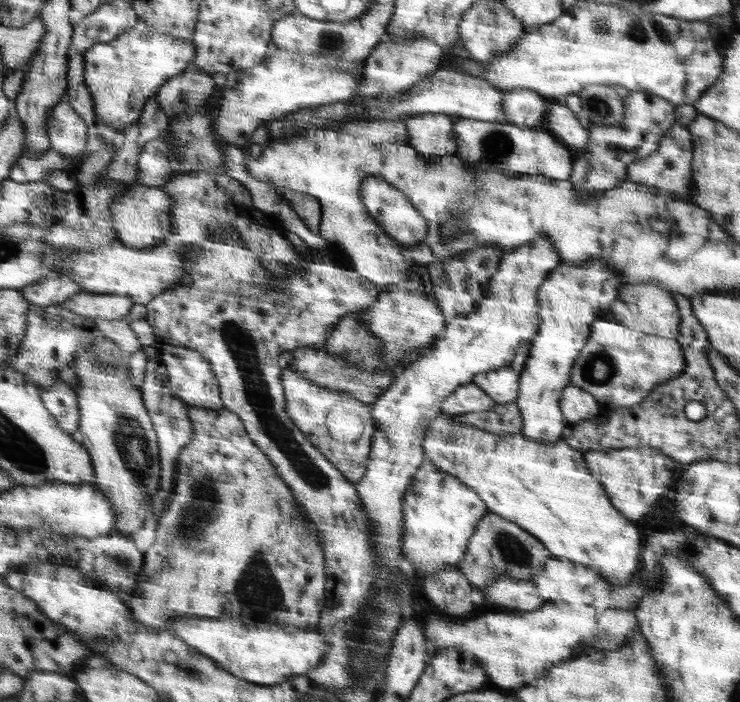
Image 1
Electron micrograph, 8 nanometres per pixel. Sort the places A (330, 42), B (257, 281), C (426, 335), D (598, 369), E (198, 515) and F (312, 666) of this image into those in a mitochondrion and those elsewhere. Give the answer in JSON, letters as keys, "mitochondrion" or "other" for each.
{"A":"mitochondrion","B":"other","C":"other","D":"mitochondrion","E":"mitochondrion","F":"other"}

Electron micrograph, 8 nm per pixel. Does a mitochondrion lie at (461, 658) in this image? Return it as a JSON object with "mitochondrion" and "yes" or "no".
{"mitochondrion":"no"}

